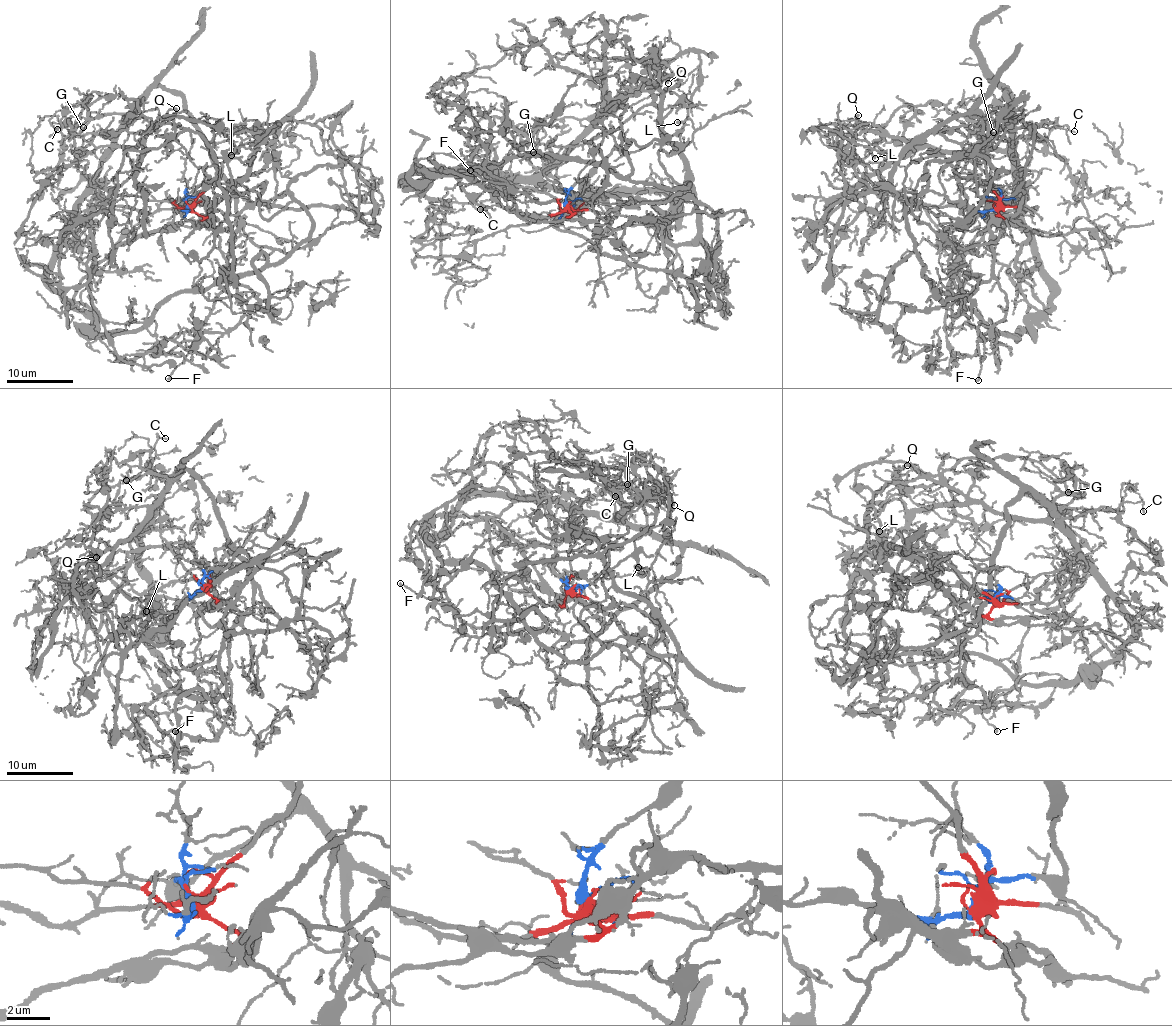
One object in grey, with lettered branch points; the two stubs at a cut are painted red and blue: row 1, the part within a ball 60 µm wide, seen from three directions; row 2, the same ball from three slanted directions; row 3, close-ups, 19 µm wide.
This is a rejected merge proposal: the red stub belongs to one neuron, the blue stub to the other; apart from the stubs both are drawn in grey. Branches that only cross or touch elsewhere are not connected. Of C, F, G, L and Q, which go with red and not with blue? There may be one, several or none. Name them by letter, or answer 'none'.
F, L, Q

